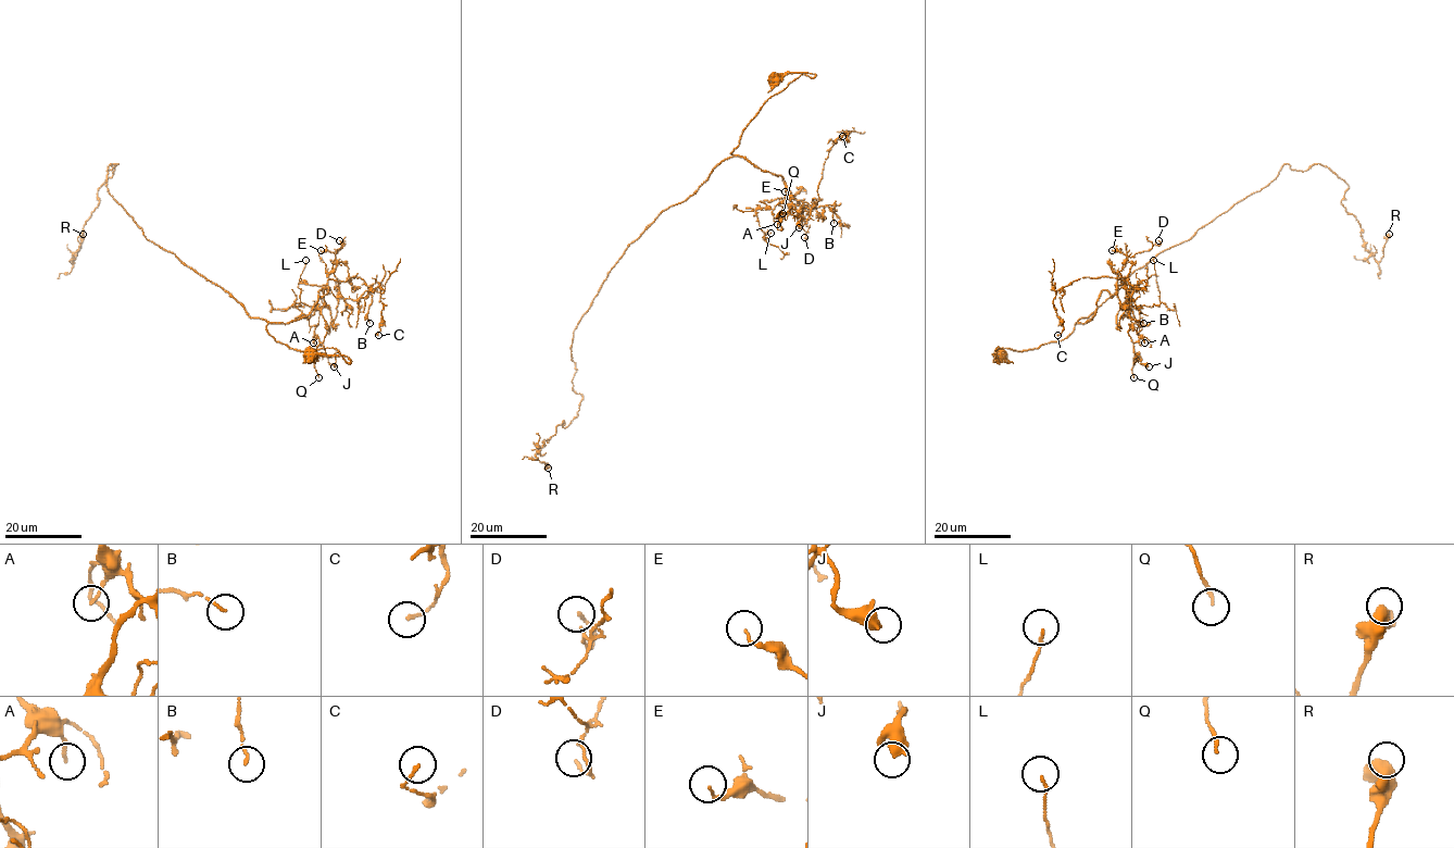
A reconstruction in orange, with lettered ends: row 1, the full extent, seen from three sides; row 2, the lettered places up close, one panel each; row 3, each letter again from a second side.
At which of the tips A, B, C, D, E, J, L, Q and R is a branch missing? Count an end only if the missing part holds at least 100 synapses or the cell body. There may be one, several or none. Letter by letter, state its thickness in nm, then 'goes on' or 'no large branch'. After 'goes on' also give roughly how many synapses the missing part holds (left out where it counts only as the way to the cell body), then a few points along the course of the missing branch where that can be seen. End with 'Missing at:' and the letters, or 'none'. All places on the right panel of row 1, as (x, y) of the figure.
A: 110 nm thick; no large branch
B: 90 nm thick; no large branch
C: 120 nm thick; no large branch
D: 100 nm thick; no large branch
E: 110 nm thick; no large branch
J: 480 nm thick; no large branch
L: 80 nm thick; no large branch
Q: 110 nm thick; no large branch
R: 700 nm thick; no large branch
Missing at: none

